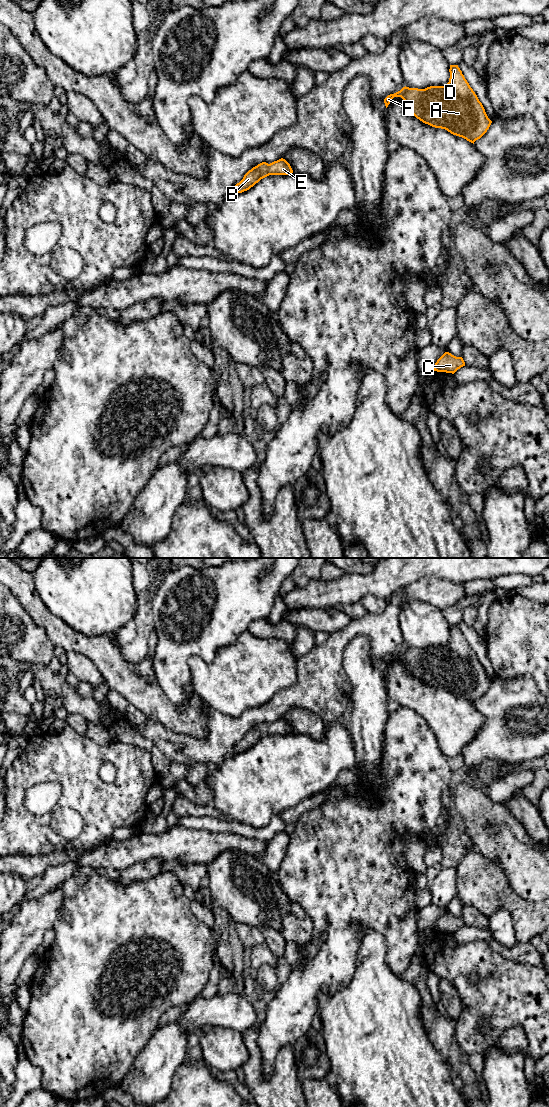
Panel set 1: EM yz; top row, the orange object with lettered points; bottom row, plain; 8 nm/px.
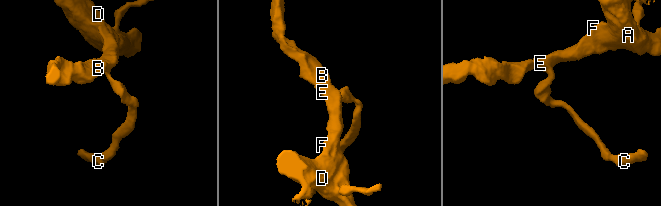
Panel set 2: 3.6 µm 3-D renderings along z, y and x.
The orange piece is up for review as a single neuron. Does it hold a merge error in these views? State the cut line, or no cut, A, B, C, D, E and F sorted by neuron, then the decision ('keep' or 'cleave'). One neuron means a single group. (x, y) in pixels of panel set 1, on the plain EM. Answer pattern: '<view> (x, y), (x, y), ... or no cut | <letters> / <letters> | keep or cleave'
no cut | A B C D E F | keep

